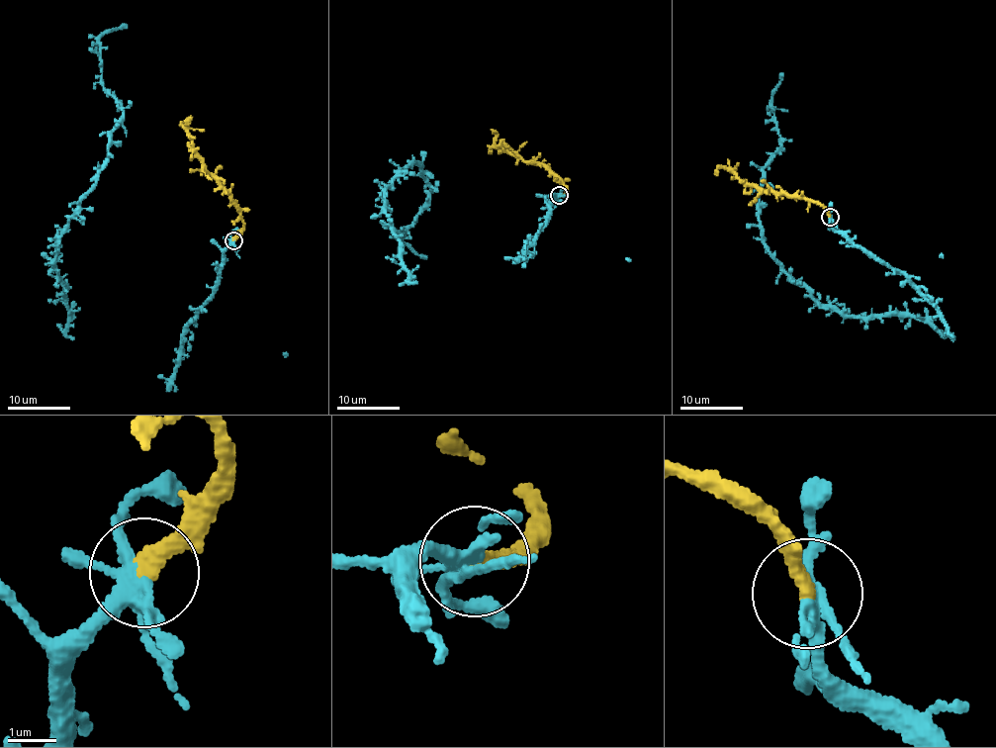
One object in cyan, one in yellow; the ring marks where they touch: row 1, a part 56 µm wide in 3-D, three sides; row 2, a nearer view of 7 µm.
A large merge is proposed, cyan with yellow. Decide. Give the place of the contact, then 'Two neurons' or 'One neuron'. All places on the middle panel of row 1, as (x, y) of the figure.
Place: (559, 195). One neuron

